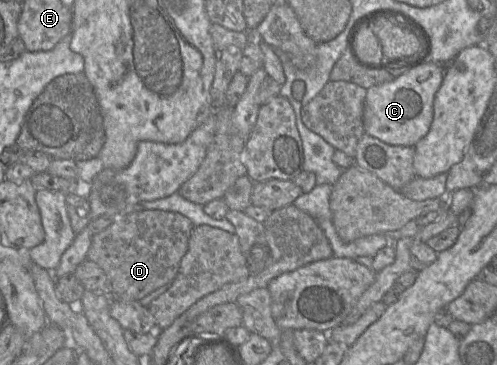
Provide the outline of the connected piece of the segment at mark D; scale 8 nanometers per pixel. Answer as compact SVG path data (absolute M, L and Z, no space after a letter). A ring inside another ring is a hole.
M141 210L125 213L106 229L93 235L87 259L104 270L114 298L139 301L173 281L194 226L189 218L178 212Z

